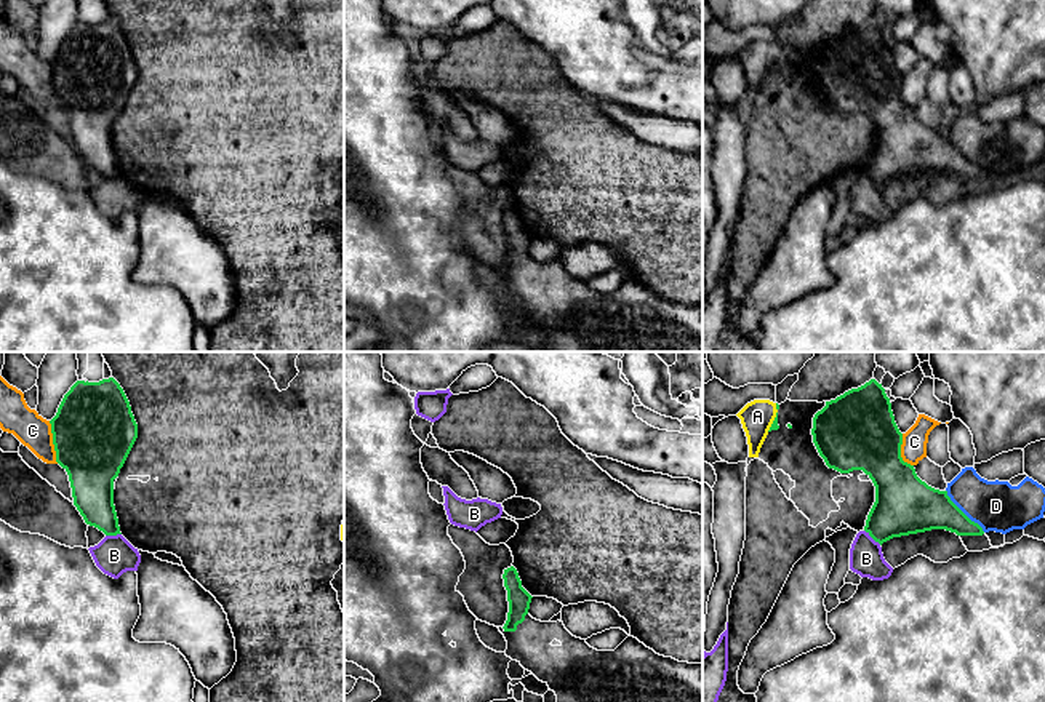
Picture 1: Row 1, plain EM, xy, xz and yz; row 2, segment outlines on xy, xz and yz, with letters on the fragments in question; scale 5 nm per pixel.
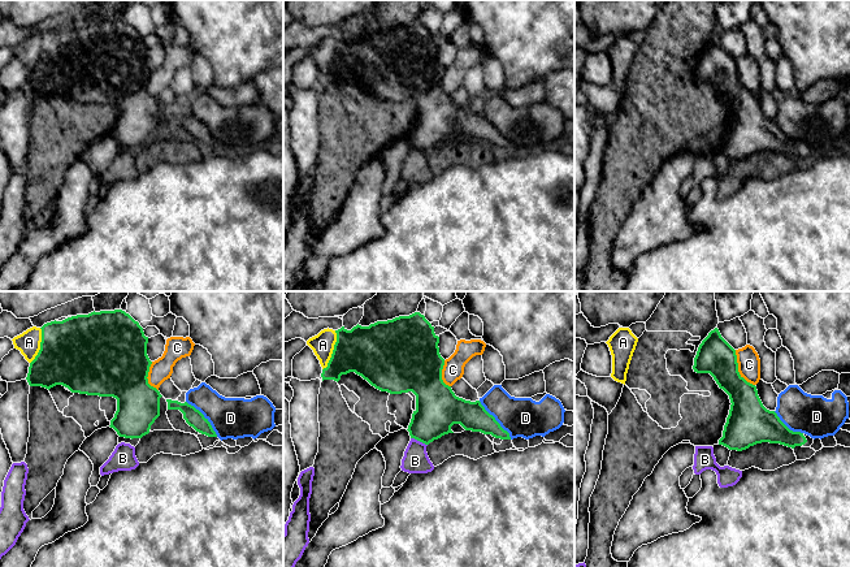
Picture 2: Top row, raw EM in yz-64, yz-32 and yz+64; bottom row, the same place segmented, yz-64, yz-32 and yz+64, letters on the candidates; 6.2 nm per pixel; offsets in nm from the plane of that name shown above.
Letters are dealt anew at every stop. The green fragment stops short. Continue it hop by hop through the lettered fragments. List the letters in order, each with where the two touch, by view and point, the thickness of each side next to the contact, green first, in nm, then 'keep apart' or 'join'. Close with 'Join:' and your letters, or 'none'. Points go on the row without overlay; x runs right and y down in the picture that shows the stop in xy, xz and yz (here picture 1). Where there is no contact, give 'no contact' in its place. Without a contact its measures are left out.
A: yz (775, 59) | 40/160 nm | keep apart
B: yz (872, 179) | 300/170 nm | keep apart
C: xy (53, 83) | 420/170 nm | keep apart
D: yz (962, 154) | 260/260 nm | keep apart
Join: none

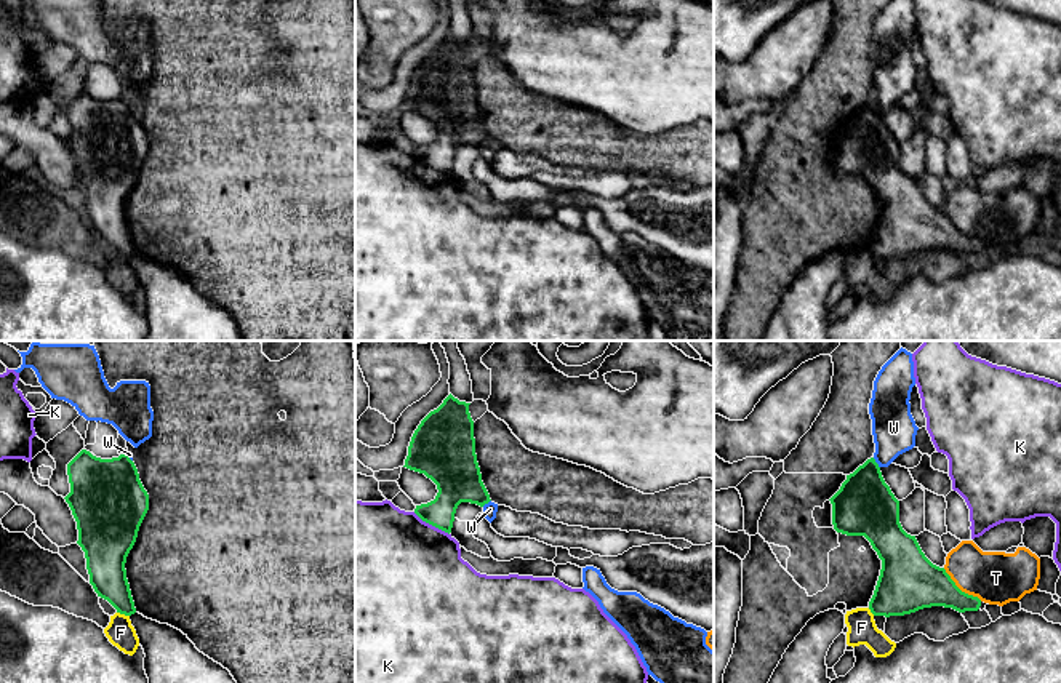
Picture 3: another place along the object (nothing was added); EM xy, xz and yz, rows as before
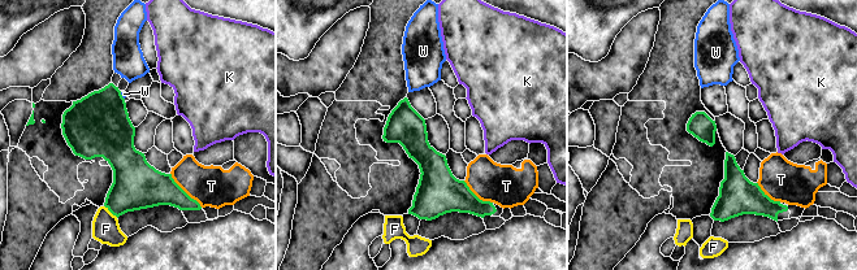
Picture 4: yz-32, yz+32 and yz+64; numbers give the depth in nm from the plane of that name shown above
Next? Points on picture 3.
F: xy (124, 255) | 190/140 nm | keep apart
K: xz (431, 165) | 220/480 nm | keep apart
T: yz (959, 231) | 280/260 nm | keep apart
W: yz (876, 104) | 300/220 nm | keep apart
Join: none

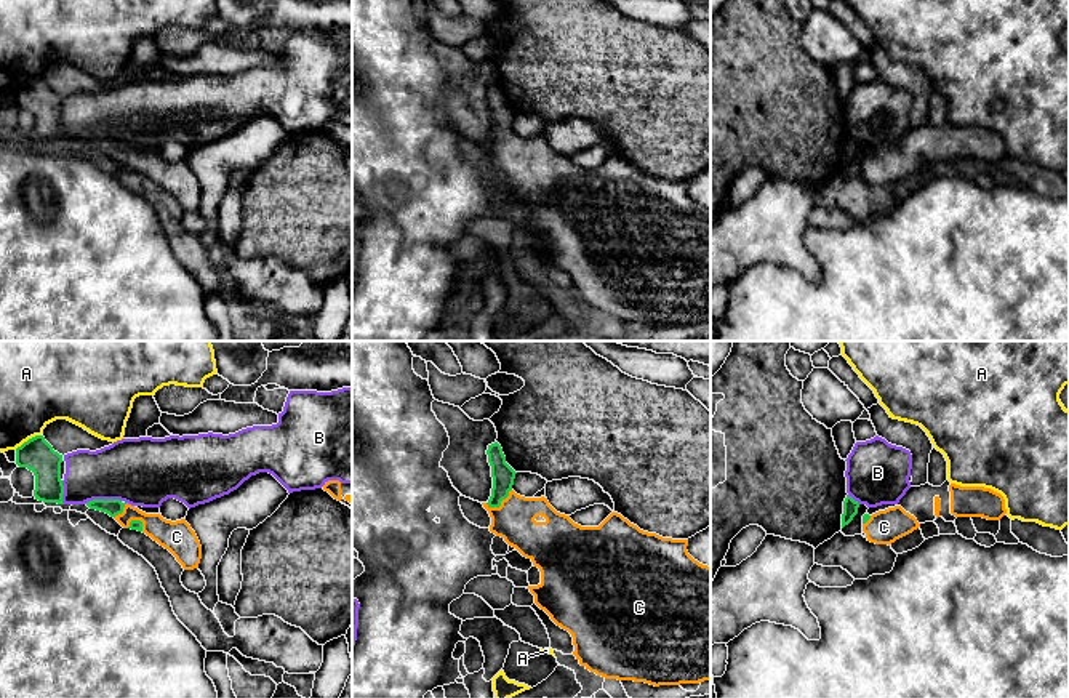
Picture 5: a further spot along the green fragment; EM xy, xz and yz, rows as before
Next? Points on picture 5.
A: xy (29, 80) | 170/340 nm | keep apart
B: xy (101, 141) | 80/340 nm | keep apart
C: xz (500, 144) | 110/200 nm | join
Join: C

